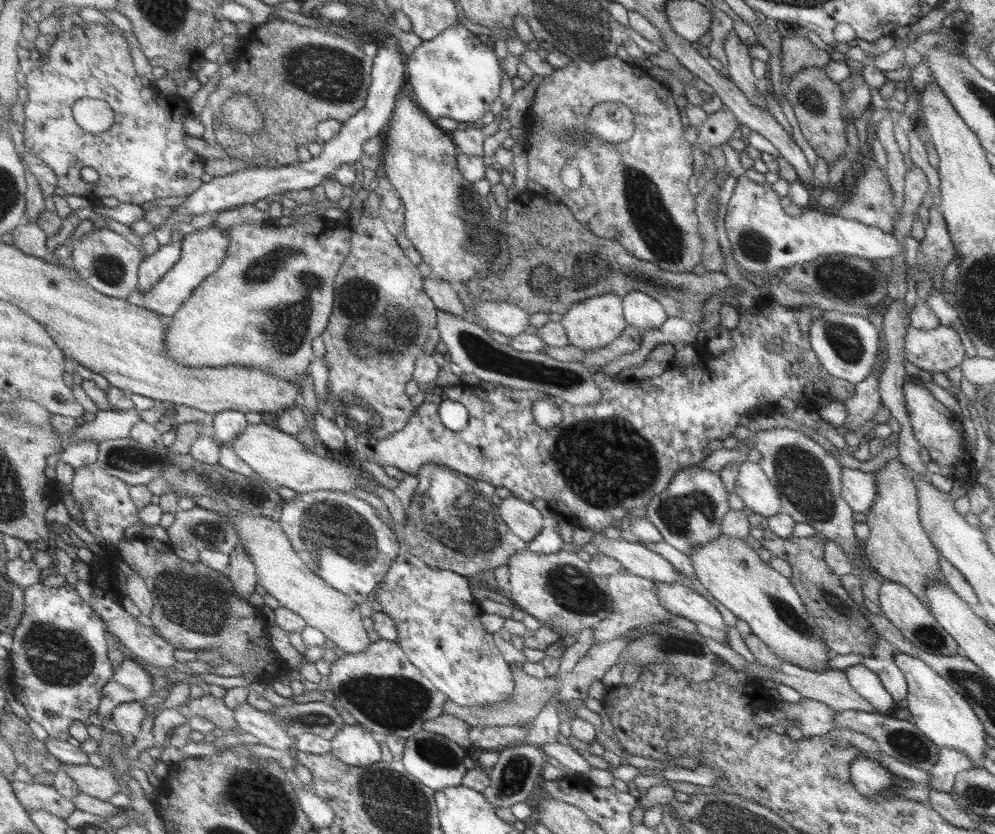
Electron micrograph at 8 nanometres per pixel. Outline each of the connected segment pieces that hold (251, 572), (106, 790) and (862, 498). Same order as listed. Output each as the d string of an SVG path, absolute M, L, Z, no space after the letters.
M242 544L230 554L230 572L228 577L232 580L236 593L247 599L255 592L258 583L258 574L255 563Z
M67 765L64 767L83 794L107 801L120 792L120 783L117 782L117 778L104 767L95 768L90 765Z
M841 467L840 496L853 512L865 514L875 500L877 485L871 472Z

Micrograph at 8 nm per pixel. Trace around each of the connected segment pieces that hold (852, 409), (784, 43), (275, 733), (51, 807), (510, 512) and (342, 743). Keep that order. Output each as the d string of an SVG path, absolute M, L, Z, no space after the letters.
M881 369L876 371L870 371L870 373L861 382L854 385L853 396L850 396L847 400L844 400L845 410L847 411L846 419L843 426L848 425L850 429L859 428L866 420L871 420L877 408L880 407L880 394L878 393L878 378Z
M793 33L780 41L780 70L785 78L805 68L823 68L830 59L826 53L811 44L807 38Z
M246 701L235 708L234 716L239 729L257 738L259 745L286 752L294 744L295 739L275 722L271 714L253 708Z
M19 780L12 783L15 795L19 802L23 804L28 811L46 810L59 818L69 818L75 812L76 805L59 792L55 787L48 784L25 784Z
M515 496L501 500L497 505L497 511L501 512L501 519L505 520L509 528L525 542L534 542L543 530L543 514L533 504Z
M348 726L333 738L333 754L345 764L367 767L383 761L379 737L363 726Z

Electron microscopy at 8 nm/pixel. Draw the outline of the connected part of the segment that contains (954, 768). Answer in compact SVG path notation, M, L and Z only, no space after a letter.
M941 748L938 750L937 761L931 769L927 771L930 782L927 789L937 790L937 792L946 792L952 788L955 776L962 771L972 768L971 762L965 758L965 754L957 752L957 750L949 750L949 748Z

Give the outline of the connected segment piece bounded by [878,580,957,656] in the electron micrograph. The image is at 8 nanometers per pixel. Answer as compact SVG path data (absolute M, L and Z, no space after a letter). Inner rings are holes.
M883 580L878 588L879 612L901 632L901 634L914 644L921 652L935 656L949 656L957 654L956 642L943 632L937 621L931 616L927 606L921 602L907 588L891 581Z

